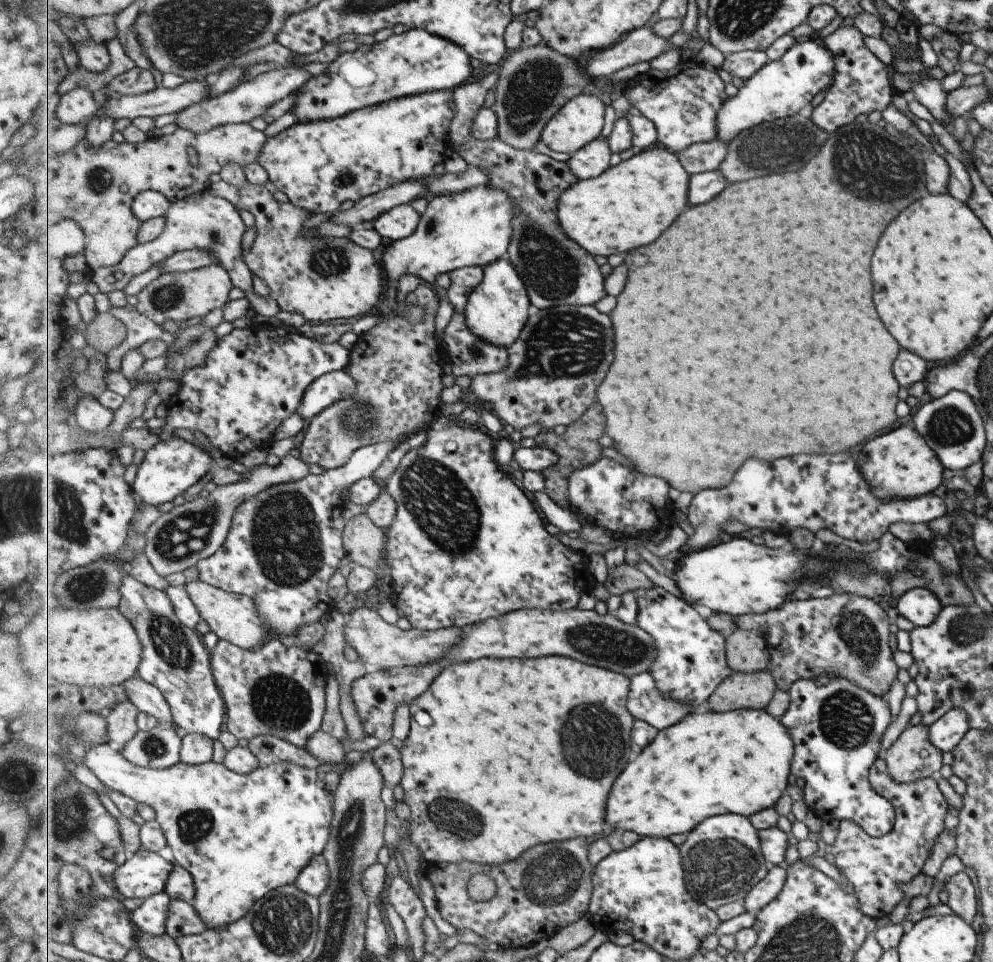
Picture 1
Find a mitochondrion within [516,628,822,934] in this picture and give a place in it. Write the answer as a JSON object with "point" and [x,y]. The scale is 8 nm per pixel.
{"point":[581,726]}

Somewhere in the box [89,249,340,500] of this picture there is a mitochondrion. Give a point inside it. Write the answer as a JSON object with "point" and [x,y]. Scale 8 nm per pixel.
{"point":[163,299]}

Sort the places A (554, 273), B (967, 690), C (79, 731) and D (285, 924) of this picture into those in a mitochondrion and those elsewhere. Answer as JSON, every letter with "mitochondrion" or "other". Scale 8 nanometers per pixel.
{"A":"mitochondrion","B":"other","C":"mitochondrion","D":"mitochondrion"}

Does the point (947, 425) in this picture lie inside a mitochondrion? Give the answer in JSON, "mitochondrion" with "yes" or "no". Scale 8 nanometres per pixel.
{"mitochondrion":"yes"}

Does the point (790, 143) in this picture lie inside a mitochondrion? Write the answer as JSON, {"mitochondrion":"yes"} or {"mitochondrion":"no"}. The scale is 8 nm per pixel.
{"mitochondrion":"yes"}

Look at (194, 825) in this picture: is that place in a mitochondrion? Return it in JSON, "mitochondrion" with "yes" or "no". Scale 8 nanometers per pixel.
{"mitochondrion":"yes"}

